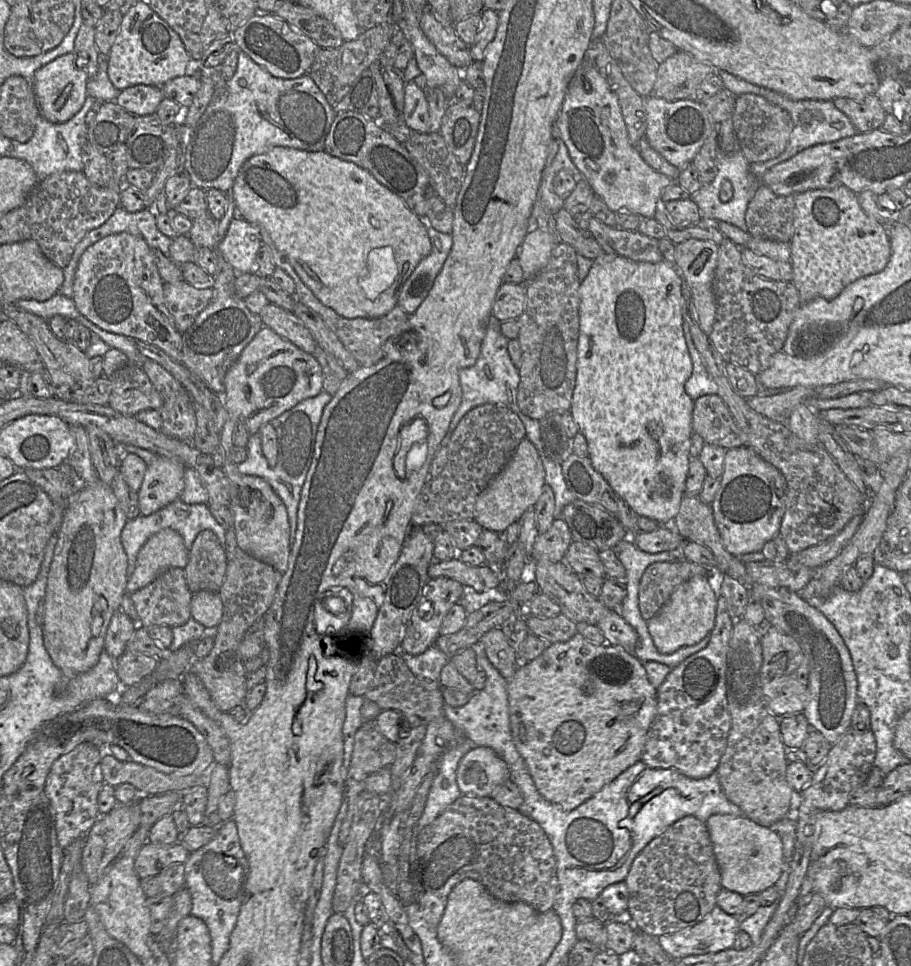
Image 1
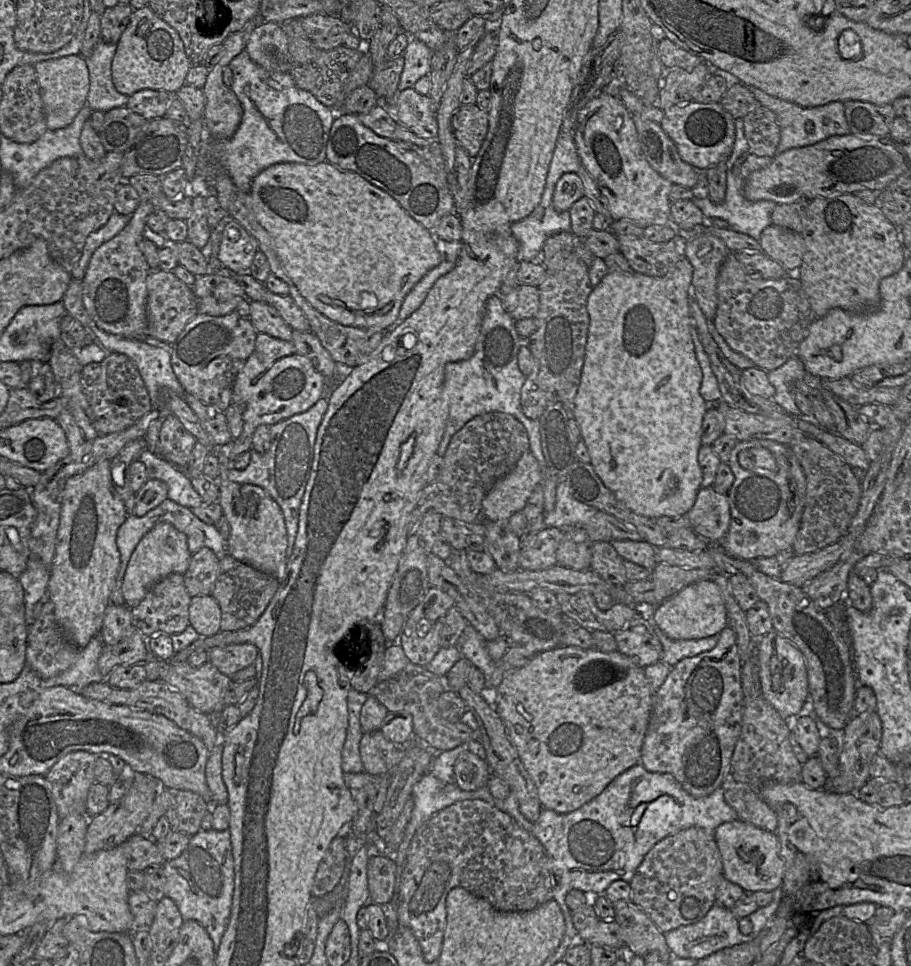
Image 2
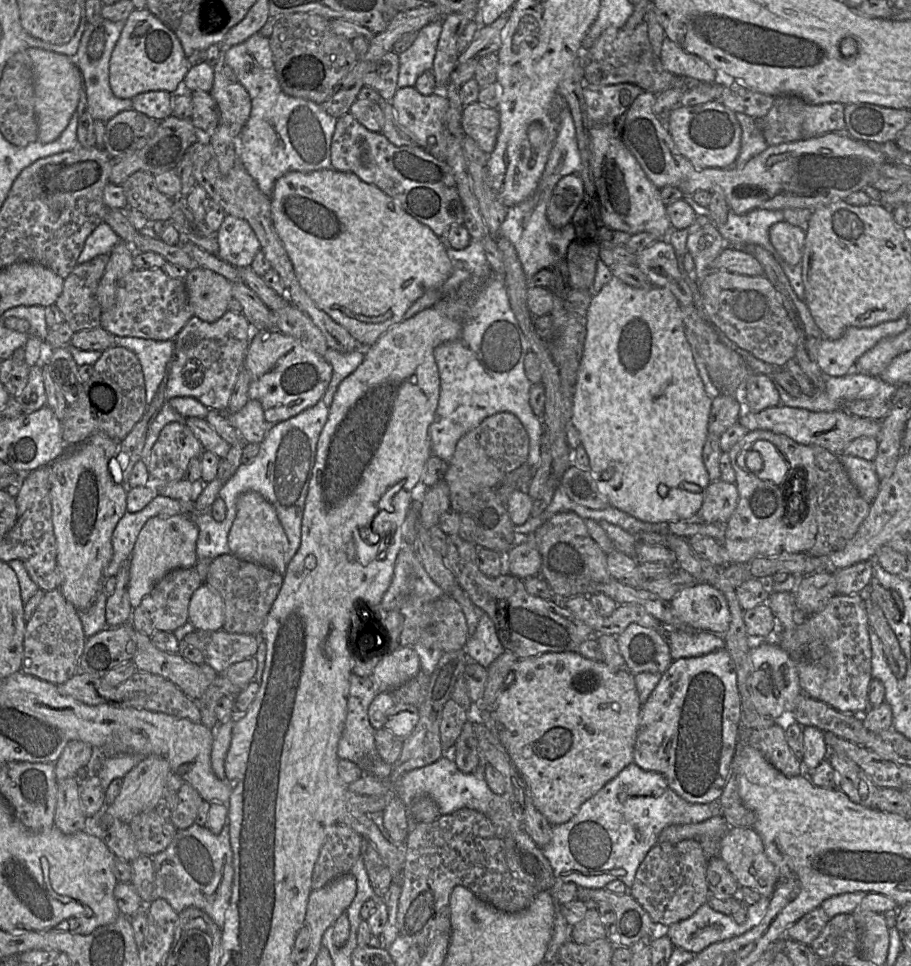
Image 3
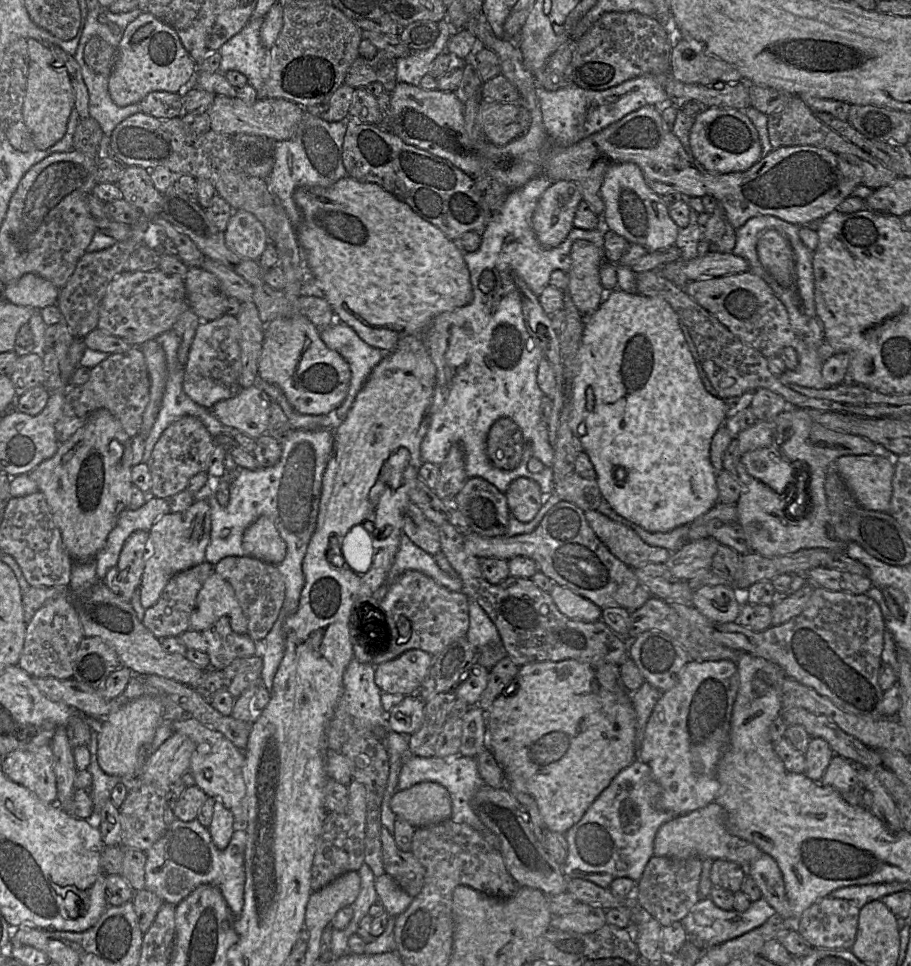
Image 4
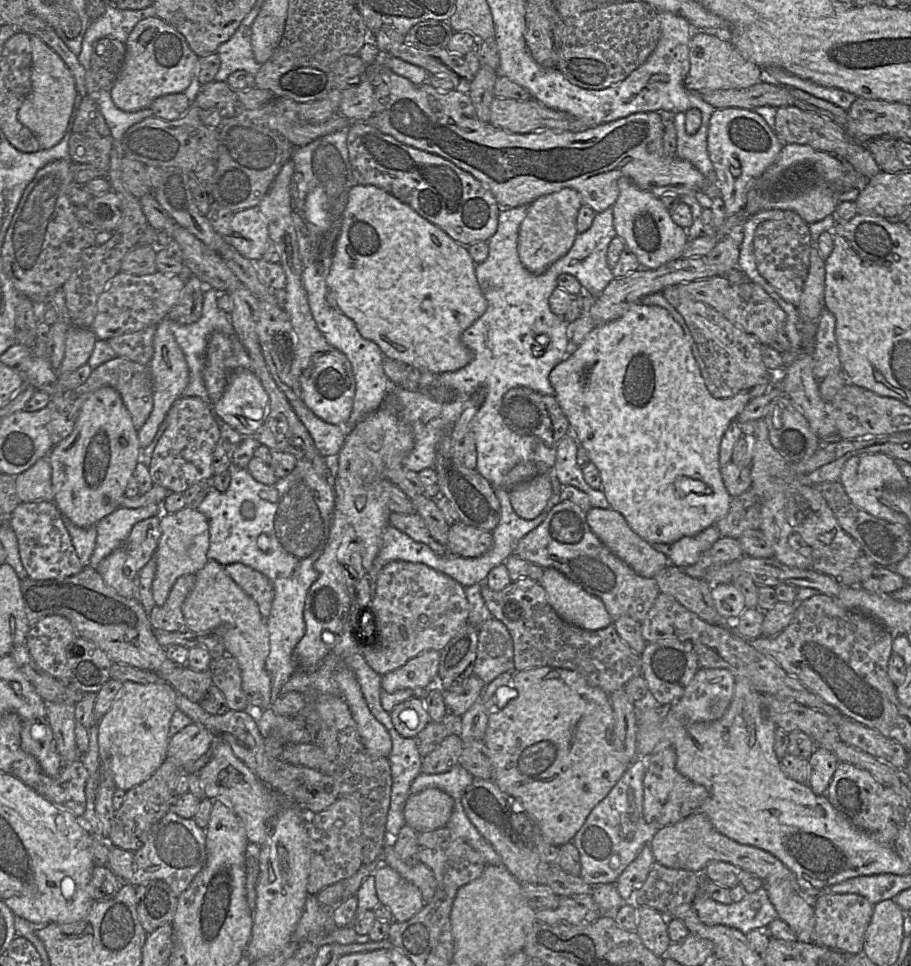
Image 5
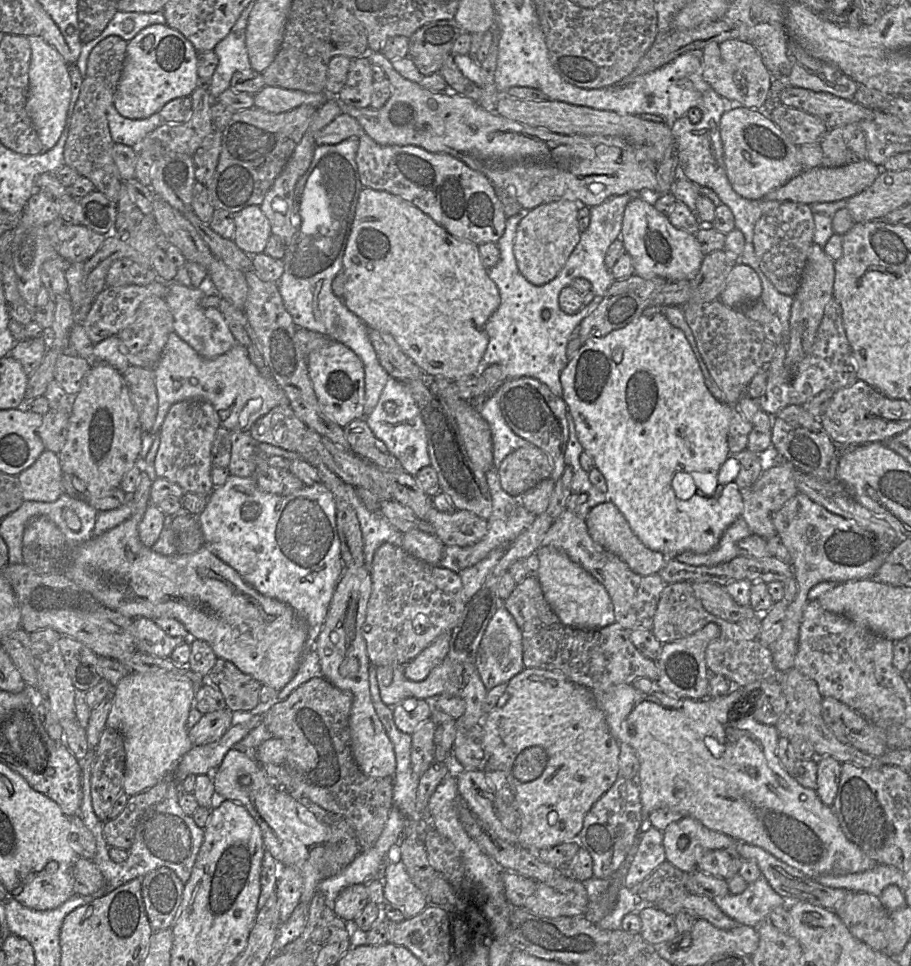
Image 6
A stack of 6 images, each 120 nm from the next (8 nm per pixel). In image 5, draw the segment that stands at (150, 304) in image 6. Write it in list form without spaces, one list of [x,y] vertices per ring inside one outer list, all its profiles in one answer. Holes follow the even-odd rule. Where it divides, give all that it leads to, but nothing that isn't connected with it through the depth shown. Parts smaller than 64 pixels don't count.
[[[157,325],[148,326],[140,331],[125,333],[107,340],[118,357],[149,366],[154,354],[153,338]]]

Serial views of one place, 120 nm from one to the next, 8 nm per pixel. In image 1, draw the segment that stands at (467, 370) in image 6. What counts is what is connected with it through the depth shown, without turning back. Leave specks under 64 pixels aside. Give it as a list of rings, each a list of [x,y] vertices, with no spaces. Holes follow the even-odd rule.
[[[274,147],[269,151],[249,158],[240,170],[232,191],[232,204],[235,206],[236,218],[263,228],[267,231],[275,247],[286,257],[302,282],[313,292],[325,306],[338,315],[347,318],[380,318],[398,305],[400,292],[422,259],[432,250],[426,221],[413,213],[404,201],[387,187],[382,185],[366,169],[353,162],[345,161],[328,154],[325,150],[308,152],[295,148]]]

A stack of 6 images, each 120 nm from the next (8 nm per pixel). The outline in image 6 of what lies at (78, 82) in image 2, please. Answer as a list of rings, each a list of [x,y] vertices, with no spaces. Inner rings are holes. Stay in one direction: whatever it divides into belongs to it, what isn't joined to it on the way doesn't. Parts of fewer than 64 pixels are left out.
[[[26,36],[31,47],[29,92],[25,110],[30,117],[44,150],[50,150],[59,140],[71,101],[69,64],[59,52],[38,36]]]

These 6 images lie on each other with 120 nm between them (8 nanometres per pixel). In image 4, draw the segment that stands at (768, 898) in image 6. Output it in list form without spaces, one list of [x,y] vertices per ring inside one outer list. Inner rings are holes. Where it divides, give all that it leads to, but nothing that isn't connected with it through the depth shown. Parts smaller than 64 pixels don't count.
[[[703,859],[703,867],[699,883],[700,900],[691,908],[689,913],[681,920],[688,935],[701,939],[708,947],[712,947],[725,941],[737,938],[759,926],[777,915],[775,909],[764,899],[760,898],[751,903],[744,912],[736,910],[722,910],[709,897],[713,888],[710,873],[714,860]]]

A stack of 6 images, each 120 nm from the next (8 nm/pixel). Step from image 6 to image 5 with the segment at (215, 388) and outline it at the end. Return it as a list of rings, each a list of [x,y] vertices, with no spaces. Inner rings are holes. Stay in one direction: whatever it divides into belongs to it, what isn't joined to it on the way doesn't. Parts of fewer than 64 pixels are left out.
[[[169,319],[161,321],[153,338],[154,354],[149,364],[153,378],[153,409],[145,424],[138,431],[140,447],[146,448],[154,439],[174,402],[182,396],[189,382],[189,368],[184,353],[169,328]],[[249,370],[233,371],[219,400],[212,404],[213,412],[235,429],[242,437],[252,436],[263,424],[269,405],[269,396],[256,375]]]

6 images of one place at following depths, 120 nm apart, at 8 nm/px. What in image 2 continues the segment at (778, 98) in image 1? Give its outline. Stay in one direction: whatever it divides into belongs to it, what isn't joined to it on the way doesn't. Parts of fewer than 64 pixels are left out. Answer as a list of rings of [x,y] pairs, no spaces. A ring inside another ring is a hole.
[[[748,88],[761,105],[767,107],[776,114],[781,136],[776,151],[777,154],[791,148],[814,145],[832,136],[848,135],[851,133],[845,116],[843,102],[835,101],[823,106],[807,108],[773,97],[758,88]]]

